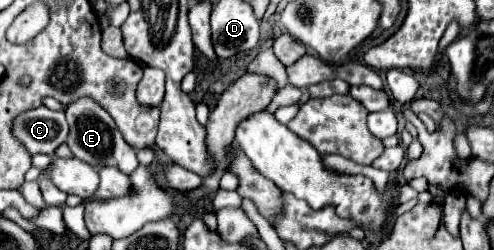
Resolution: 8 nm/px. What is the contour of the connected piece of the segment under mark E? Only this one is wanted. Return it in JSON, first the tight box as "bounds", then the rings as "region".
{"bounds":[65,98,139,174],"region":[[[81,98],[81,100],[77,100],[77,102],[73,102],[65,108],[65,116],[67,116],[67,122],[69,122],[67,144],[69,144],[75,158],[91,164],[93,168],[115,166],[125,174],[129,174],[137,168],[139,160],[135,156],[135,150],[123,140],[113,118],[97,102],[93,102],[91,98]]]}

